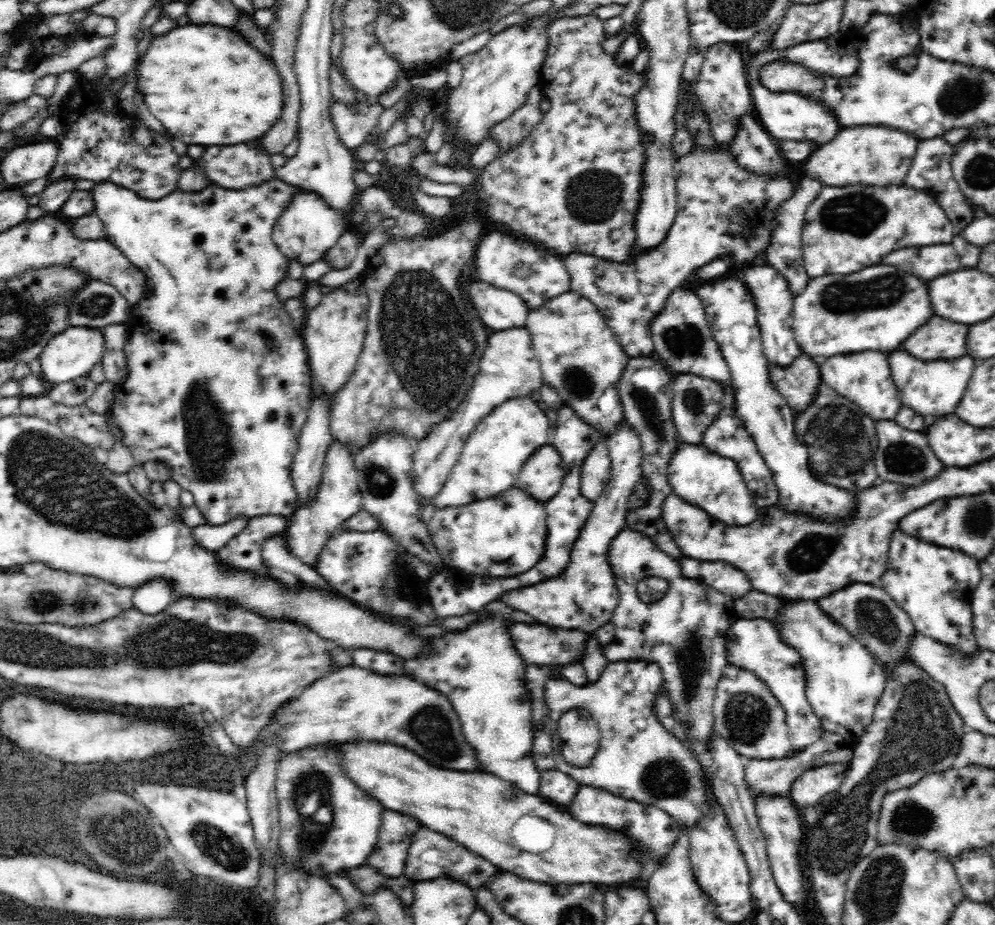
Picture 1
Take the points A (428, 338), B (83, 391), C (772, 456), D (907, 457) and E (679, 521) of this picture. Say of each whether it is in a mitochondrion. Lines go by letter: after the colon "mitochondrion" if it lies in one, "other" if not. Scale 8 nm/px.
A: mitochondrion
B: other
C: other
D: mitochondrion
E: other

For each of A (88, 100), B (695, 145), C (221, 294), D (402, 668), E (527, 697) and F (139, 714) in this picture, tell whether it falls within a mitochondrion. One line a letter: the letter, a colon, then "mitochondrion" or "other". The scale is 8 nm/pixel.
A: other
B: other
C: other
D: other
E: other
F: other

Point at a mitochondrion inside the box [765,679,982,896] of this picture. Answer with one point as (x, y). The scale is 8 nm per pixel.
(910, 819)

